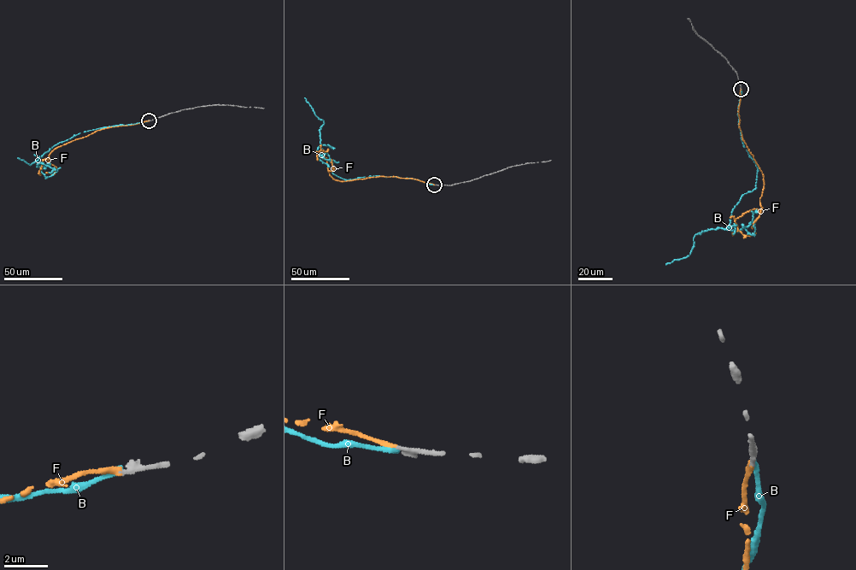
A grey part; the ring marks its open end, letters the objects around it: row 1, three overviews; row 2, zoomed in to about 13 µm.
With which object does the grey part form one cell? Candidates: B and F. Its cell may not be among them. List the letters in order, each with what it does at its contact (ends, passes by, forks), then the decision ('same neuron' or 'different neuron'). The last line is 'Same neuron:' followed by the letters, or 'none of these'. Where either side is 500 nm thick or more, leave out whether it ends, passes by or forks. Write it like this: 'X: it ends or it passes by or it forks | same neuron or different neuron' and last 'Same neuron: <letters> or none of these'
B: it ends | different neuron
F: it ends | same neuron
Same neuron: F

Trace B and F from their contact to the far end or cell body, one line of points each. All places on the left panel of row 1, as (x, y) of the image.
B: (149, 120), (80, 132), (49, 148), (38, 161), (35, 155), (38, 159), (31, 164), (17, 157)
F: (149, 120), (107, 127), (55, 148), (49, 155), (49, 163), (47, 160), (43, 160), (40, 174)

